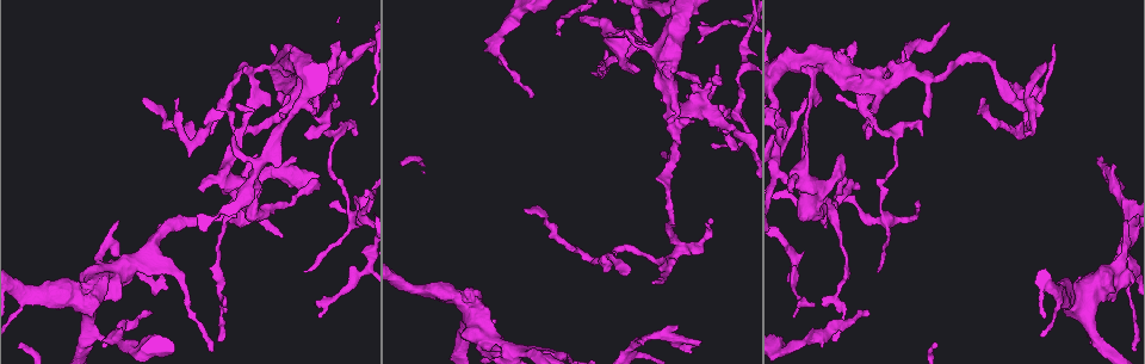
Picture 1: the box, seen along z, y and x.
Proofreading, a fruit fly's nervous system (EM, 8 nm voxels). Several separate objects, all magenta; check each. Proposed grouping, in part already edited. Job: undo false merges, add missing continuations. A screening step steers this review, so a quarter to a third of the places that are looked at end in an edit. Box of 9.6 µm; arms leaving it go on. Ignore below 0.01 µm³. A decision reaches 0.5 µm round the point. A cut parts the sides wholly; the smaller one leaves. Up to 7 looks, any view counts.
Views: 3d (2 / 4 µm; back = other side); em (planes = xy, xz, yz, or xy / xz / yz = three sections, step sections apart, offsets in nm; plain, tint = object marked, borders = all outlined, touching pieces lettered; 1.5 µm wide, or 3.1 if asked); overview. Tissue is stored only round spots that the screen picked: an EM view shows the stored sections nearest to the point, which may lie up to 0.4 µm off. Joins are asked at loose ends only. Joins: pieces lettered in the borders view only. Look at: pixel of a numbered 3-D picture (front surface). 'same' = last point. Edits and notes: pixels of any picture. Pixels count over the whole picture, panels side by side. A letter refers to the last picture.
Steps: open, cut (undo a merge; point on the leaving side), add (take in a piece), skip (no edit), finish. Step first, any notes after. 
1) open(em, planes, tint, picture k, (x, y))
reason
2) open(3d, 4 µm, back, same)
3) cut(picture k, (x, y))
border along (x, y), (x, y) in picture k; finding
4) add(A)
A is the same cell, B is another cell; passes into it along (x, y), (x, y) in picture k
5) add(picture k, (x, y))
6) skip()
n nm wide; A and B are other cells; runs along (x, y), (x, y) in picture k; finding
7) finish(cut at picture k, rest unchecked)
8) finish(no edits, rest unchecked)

open(em, planes, borders, picture 1, (695, 347))
branch stops here

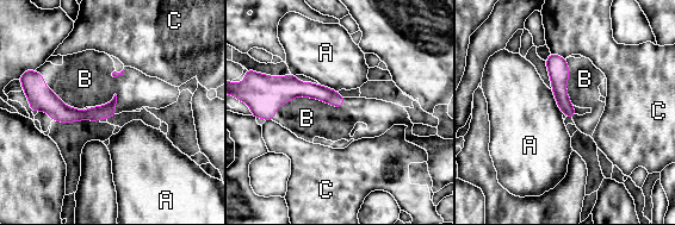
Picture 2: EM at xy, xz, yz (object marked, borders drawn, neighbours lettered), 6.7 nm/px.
add(B)
B is the same cell, A and C are other cells; passes into it along (271, 93), (308, 97), (307, 118) in picture 2; the cell continues

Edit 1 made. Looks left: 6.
open(3d, 4 µm, picture 1, (713, 220))
thin end

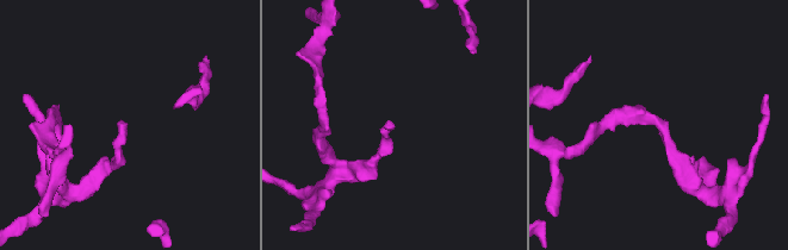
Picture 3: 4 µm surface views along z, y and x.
open(em, planes, borders, picture 3, (123, 122))

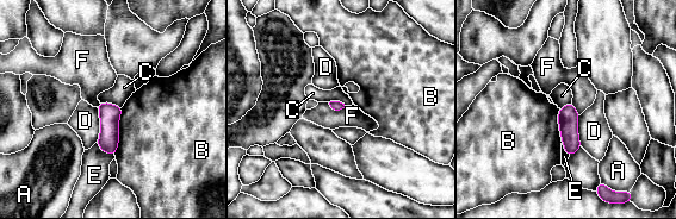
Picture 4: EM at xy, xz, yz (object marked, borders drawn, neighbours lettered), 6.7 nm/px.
skip()
A, B, C, D, E and F are other cells; border along (100, 102), (112, 102), (121, 107) in picture 4; none of them fits

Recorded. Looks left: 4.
open(em, xy, step 8, tint, picture 1, (245, 62))

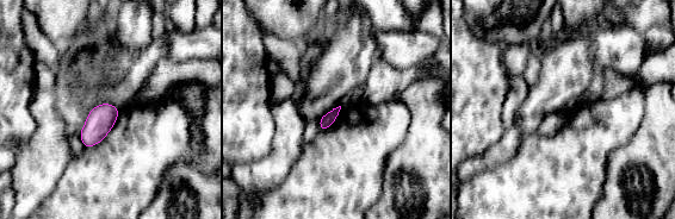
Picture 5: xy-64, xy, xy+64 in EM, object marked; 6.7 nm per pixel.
open(em, xz, step 4, borders, same)
cut it another way

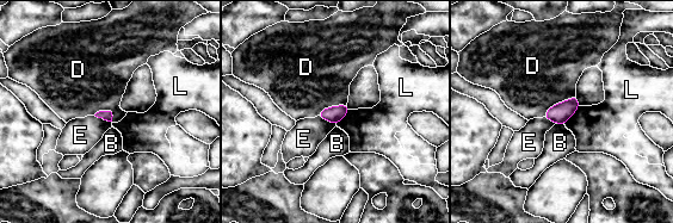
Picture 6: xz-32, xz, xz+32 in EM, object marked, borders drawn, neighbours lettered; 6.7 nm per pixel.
skip()
D touches over 260 nm; B, D, E and L are other cells; none of them fits

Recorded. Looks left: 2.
finish(add at picture 2, rest unchecked)

